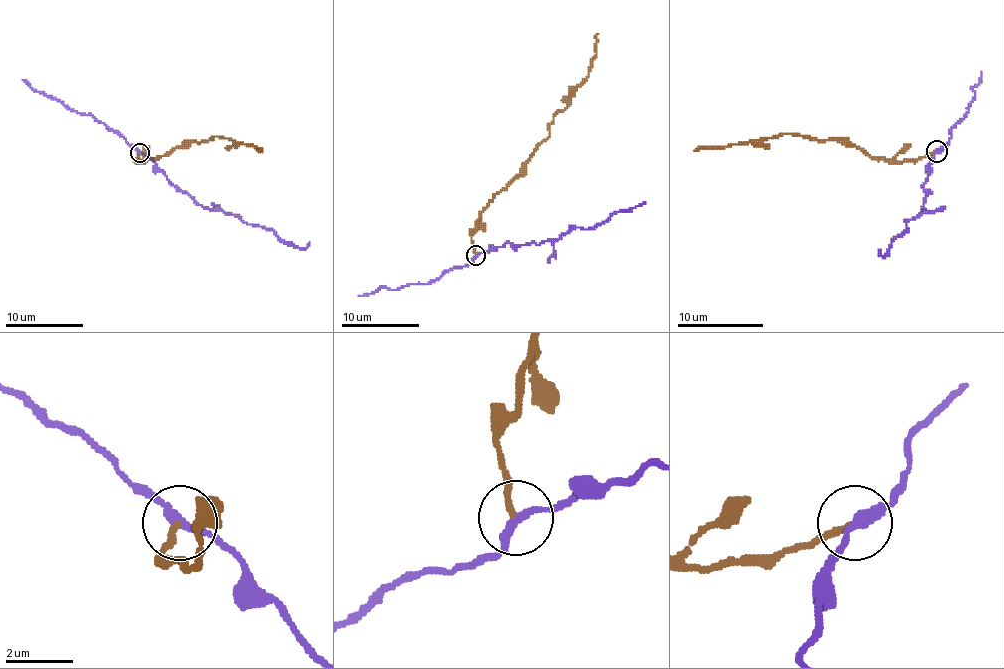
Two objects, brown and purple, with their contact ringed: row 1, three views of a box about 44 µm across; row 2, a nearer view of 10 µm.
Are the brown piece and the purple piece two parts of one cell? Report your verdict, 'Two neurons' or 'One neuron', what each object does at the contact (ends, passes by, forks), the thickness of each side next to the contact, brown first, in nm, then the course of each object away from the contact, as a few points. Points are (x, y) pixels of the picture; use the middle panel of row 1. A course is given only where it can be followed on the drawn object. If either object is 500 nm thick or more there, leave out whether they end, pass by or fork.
Two neurons. At the ring brown ends. At the ring purple passes by. Thickness 180 nm (brown) against 280 nm. Course of brown: (475, 254), (471, 237), (479, 213), (549, 135), (553, 118), (588, 75), (598, 34). Course of purple: (475, 254), (506, 243), (536, 245), (557, 241), (577, 227), (592, 229), (614, 213), (627, 211), (645, 202)

